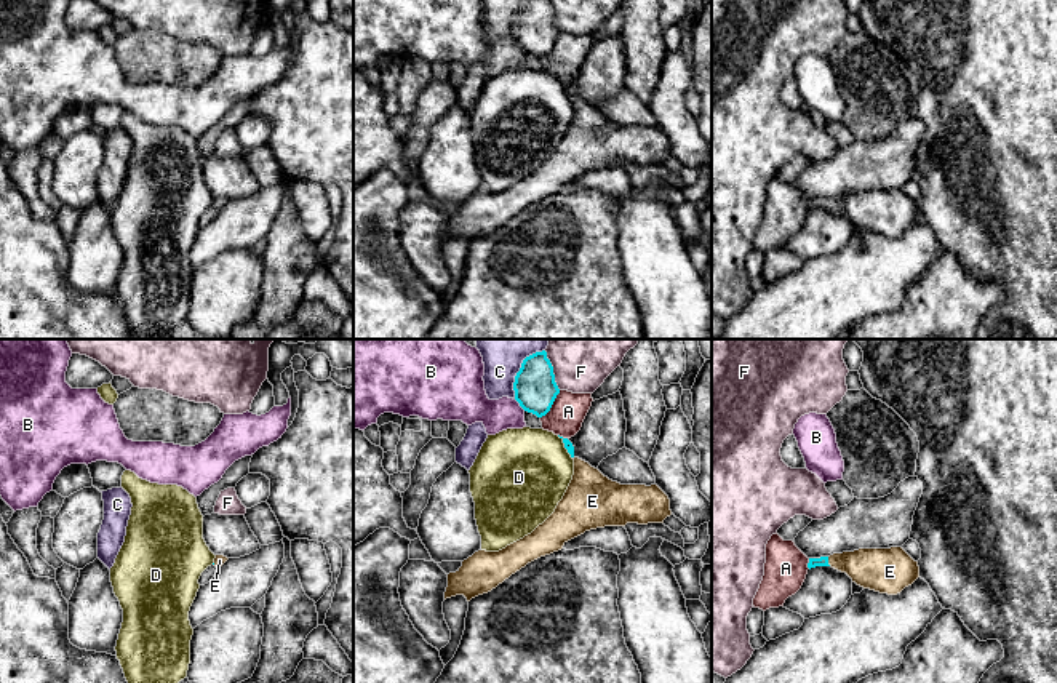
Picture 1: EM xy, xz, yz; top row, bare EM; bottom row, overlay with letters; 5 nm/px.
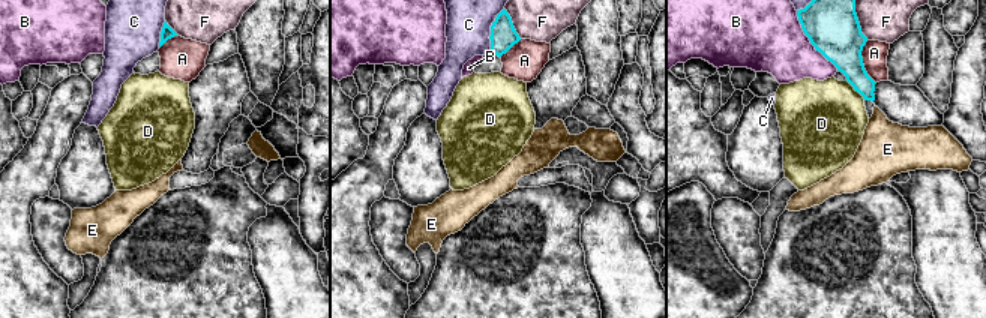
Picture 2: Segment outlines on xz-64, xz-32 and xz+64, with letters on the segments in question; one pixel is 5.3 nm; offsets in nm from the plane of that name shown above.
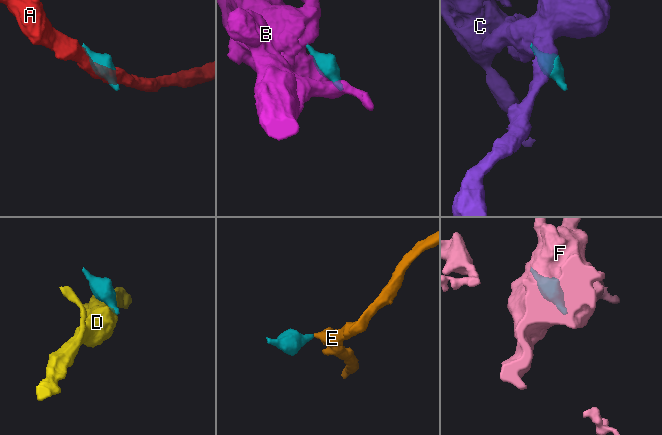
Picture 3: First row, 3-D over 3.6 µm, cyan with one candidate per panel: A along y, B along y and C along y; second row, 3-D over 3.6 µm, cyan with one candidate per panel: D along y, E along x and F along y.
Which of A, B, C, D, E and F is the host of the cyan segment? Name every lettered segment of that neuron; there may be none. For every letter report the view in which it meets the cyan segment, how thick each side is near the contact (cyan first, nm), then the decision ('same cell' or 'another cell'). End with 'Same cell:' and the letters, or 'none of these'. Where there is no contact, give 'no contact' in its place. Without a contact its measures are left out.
A: meets cyan in xz; 220 nm thick on the cyan side, 180 nm on the other; another cell
B: meets cyan in xz; 220 nm thick on the cyan side, 190 nm on the other; another cell
C: meets cyan in xz; 220 nm thick on the cyan side, 280 nm on the other; another cell
D: meets cyan in xz; 50 nm thick on the cyan side, 460 nm on the other; another cell
E: meets cyan in yz; 50 nm thick on the cyan side, 200 nm on the other; same cell
F: meets cyan in xz; 220 nm thick on the cyan side, 400 nm on the other; another cell
Same cell: E

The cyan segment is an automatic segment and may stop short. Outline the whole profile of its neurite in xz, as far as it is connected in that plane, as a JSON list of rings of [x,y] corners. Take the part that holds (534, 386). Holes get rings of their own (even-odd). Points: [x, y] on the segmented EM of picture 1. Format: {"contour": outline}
{"contour": [[[545,350],[536,352],[523,360],[515,376],[513,390],[515,400],[525,411],[537,417],[550,411],[560,389]]]}

